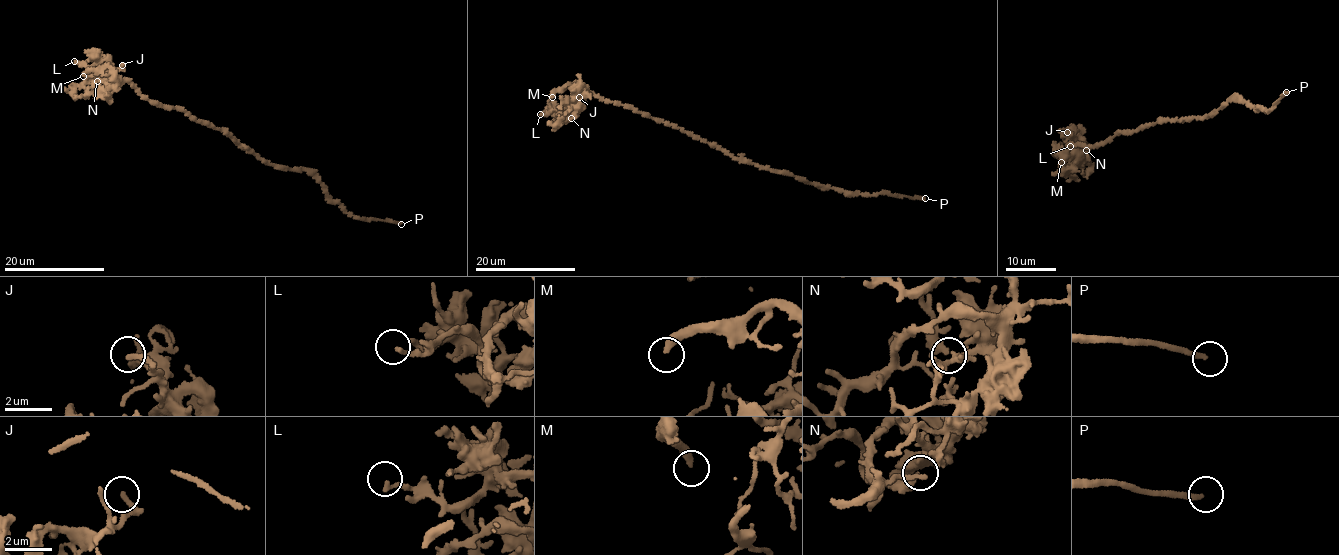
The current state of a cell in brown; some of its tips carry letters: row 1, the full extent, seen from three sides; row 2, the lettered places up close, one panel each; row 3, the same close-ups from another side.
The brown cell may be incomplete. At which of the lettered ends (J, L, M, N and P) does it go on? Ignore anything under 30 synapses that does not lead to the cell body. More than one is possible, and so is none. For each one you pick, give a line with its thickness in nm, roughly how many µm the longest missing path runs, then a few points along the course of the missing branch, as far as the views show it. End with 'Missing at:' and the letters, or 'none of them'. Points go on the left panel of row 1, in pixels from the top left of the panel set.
M: Thickness 320 nm. Missing length about 30 µm. Course of what is missing: (83, 76), (69, 85), (65, 82), (51, 98), (29, 107), (25, 106), (22, 96), (11, 98)
Missing at: M

